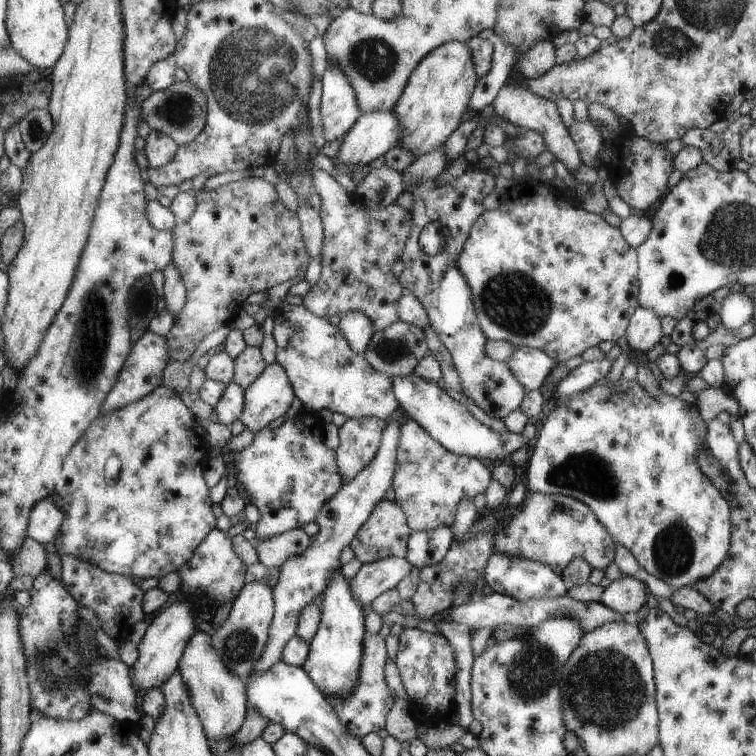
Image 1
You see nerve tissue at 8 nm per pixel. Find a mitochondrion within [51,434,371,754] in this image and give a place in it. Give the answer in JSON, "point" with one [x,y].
{"point":[239,647]}

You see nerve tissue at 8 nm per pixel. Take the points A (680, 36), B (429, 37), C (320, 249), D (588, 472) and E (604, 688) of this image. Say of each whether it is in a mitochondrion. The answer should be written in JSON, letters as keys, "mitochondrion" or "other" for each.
{"A":"mitochondrion","B":"other","C":"other","D":"mitochondrion","E":"mitochondrion"}

